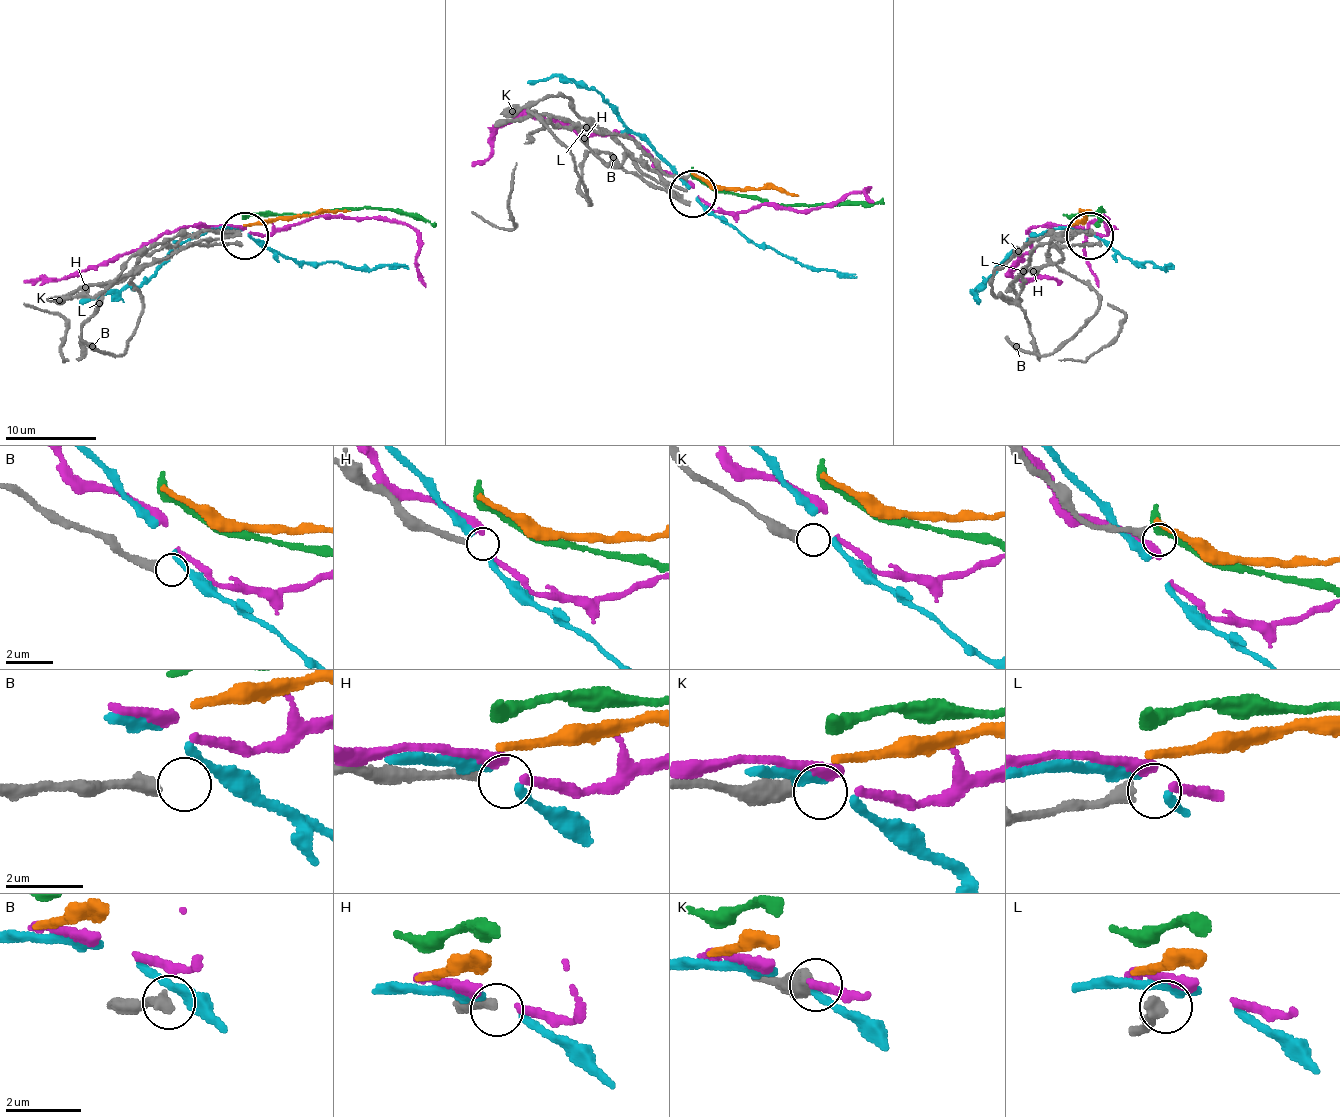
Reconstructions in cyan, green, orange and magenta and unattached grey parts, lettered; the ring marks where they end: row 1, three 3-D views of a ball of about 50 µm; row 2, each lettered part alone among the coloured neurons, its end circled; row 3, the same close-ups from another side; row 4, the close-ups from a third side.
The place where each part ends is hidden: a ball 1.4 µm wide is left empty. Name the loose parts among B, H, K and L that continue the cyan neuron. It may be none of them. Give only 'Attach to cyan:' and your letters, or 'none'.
Attach to cyan: none

